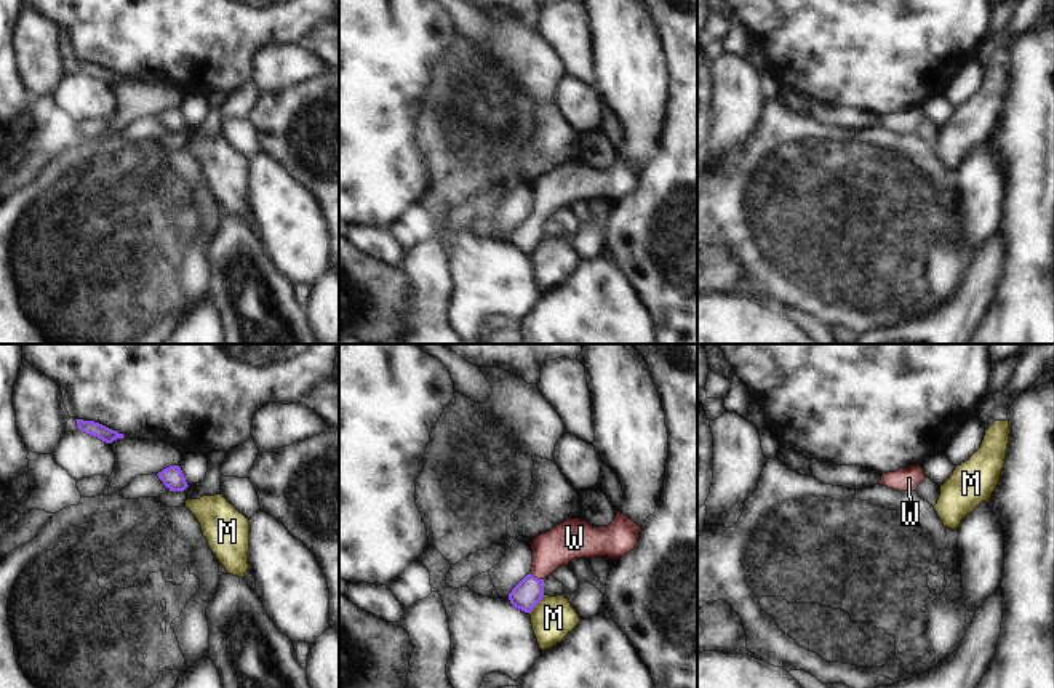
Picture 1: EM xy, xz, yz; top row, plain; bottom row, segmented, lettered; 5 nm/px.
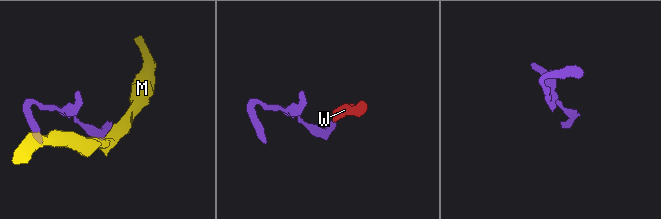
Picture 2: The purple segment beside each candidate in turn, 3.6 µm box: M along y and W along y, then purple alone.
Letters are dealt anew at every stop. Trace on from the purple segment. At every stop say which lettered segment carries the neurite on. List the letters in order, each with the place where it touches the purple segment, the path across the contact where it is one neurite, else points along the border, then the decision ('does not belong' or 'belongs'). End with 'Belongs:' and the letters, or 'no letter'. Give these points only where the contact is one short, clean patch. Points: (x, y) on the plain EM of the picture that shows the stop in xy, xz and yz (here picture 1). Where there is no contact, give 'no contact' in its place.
M: meets purple in xz at (536, 247); border along xz (544, 237), (530, 255); does not belong
W: meets purple in xz at (536, 220); runs through xz (528, 234), (536, 220), (542, 207), (566, 183); belongs
Belongs: W

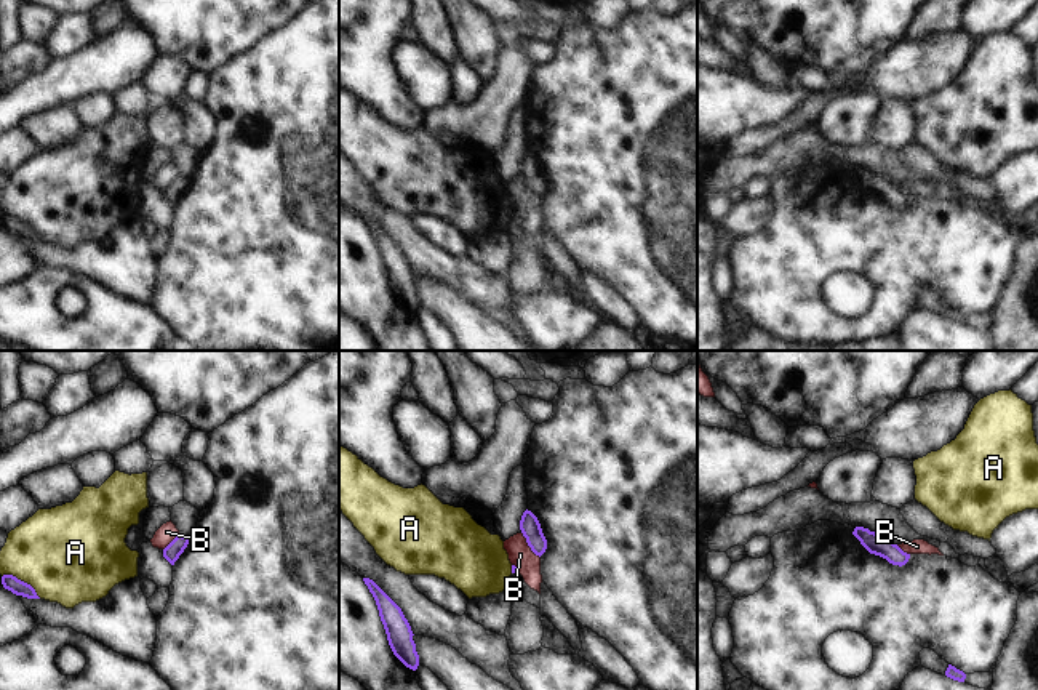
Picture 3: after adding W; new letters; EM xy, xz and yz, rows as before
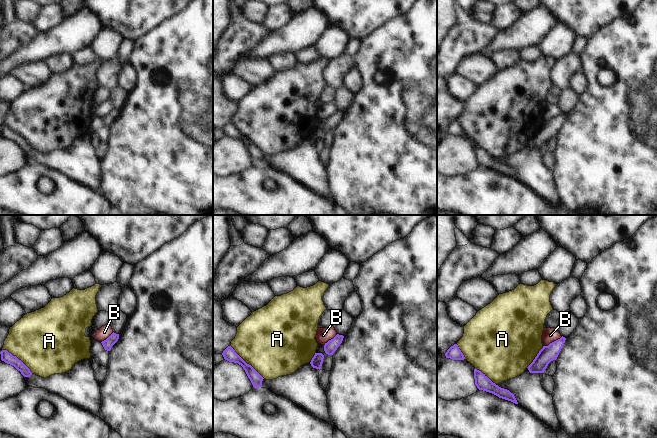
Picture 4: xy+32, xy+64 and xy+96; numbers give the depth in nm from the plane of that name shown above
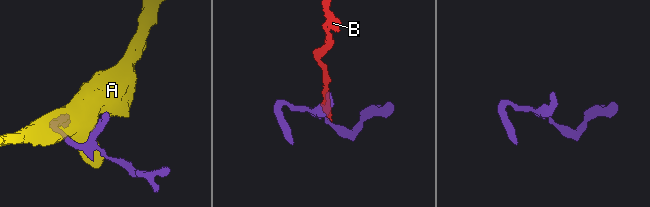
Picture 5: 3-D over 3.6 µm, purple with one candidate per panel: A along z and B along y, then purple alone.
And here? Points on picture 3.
A: meets purple in xy at (23, 223); does not belong
B: meets purple in xz at (528, 186); border along xz (522, 173), (526, 186), (539, 199); does not belong
Belongs: no letter

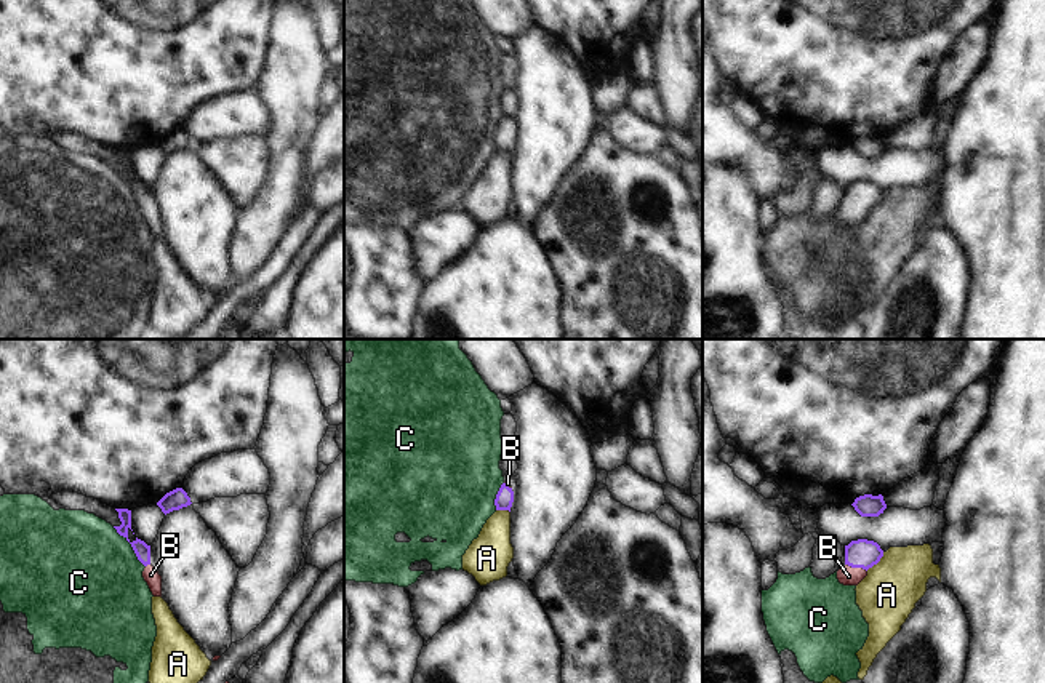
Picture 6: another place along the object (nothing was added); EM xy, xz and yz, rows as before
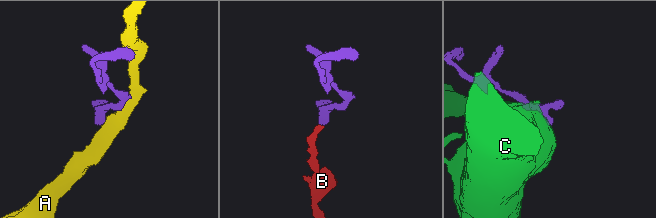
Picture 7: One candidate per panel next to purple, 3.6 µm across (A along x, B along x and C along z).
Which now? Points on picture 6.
A: meets purple in yz at (876, 205); border along yz (884, 194), (866, 211); does not belong
B: meets purple in yz at (856, 208); runs through yz (864, 195), (856, 208), (848, 218); belongs
C: meets purple in xy at (132, 187); border along xy (112, 168), (130, 186), (136, 200), (144, 208); does not belong
Belongs: B

